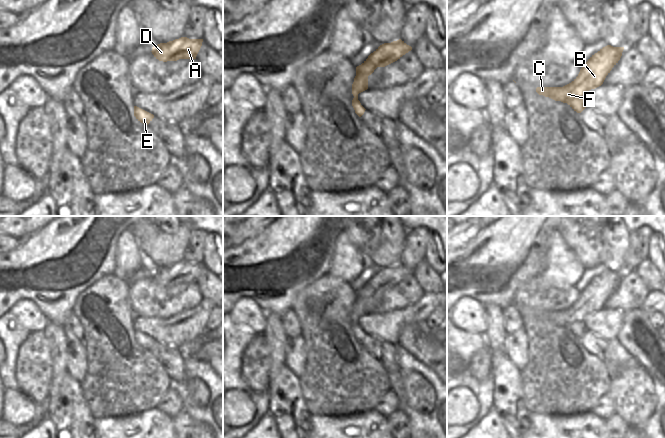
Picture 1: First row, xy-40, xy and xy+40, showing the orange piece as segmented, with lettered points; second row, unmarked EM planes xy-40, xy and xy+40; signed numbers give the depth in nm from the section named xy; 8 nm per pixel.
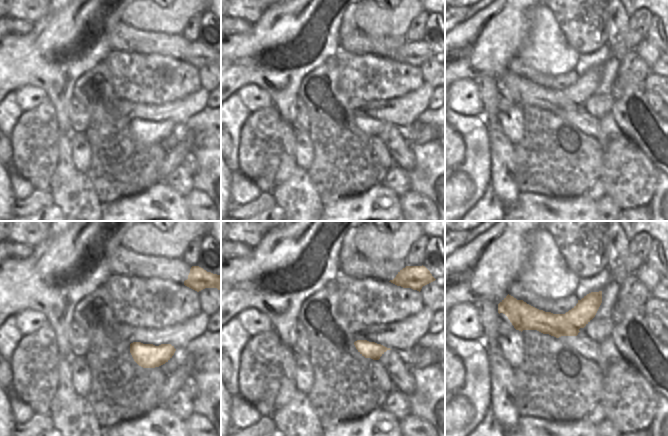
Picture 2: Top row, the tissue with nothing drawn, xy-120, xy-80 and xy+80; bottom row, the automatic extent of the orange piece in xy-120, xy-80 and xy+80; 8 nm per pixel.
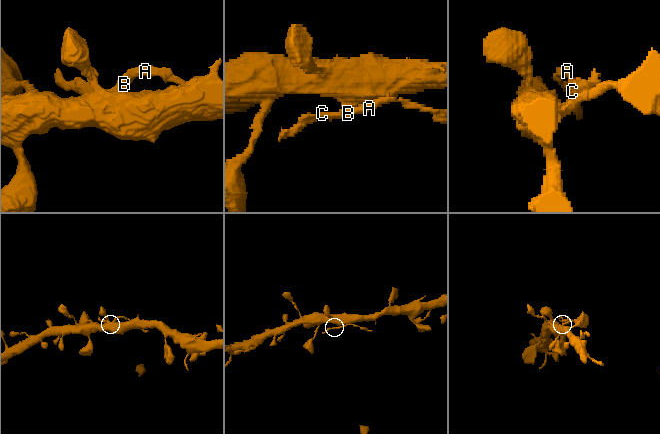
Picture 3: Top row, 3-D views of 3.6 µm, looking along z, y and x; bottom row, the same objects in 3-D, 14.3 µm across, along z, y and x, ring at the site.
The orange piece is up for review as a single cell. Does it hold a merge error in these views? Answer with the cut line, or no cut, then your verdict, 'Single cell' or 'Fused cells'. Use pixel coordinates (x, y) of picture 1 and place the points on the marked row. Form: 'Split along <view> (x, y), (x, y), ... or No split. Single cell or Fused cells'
Split along xy (360, 104), (354, 109). Fused cells

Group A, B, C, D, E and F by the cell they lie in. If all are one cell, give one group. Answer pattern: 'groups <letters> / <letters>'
groups A B C D F / E

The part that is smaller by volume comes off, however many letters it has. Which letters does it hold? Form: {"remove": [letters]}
{"remove": ["A", "B", "C", "D", "F"]}

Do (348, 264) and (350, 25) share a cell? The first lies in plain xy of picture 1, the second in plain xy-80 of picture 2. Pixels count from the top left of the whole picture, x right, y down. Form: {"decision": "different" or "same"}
{"decision": "same"}

